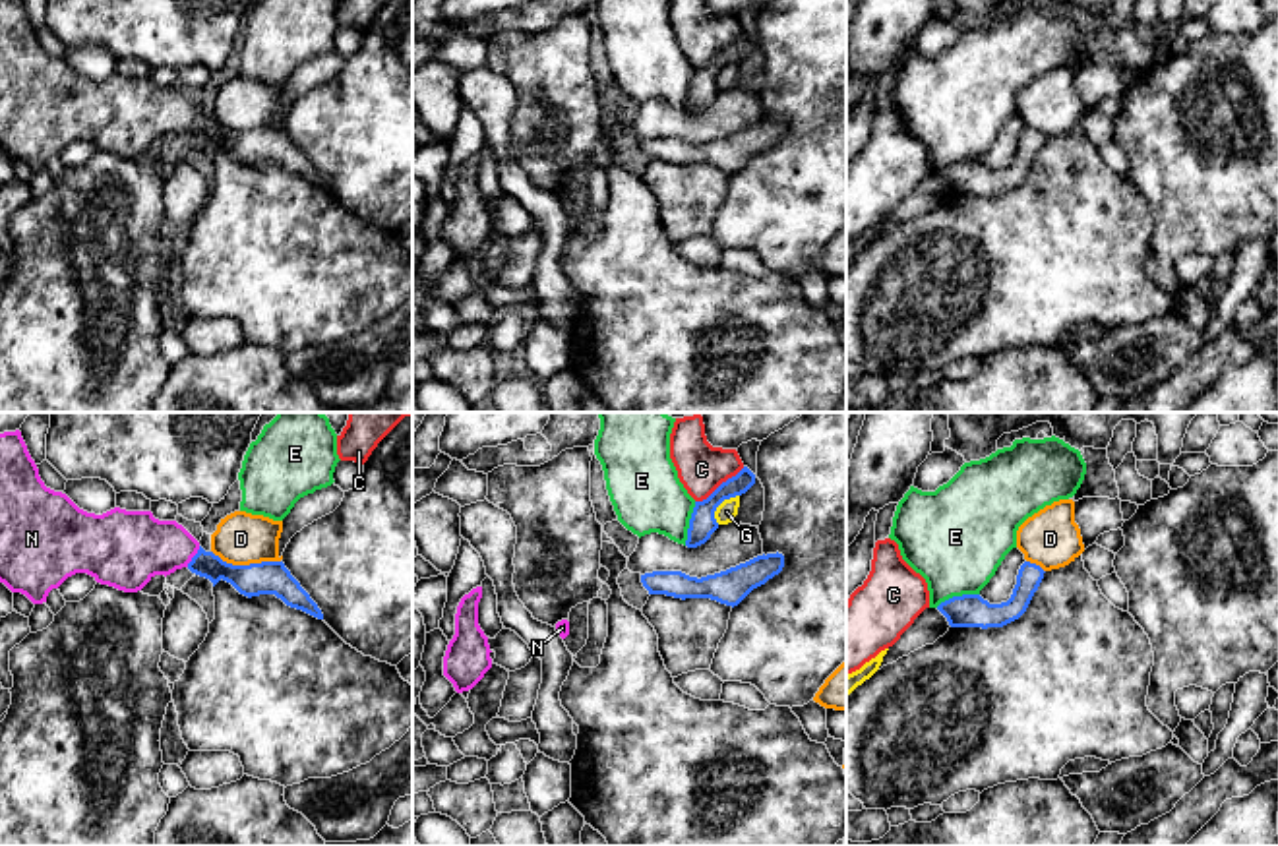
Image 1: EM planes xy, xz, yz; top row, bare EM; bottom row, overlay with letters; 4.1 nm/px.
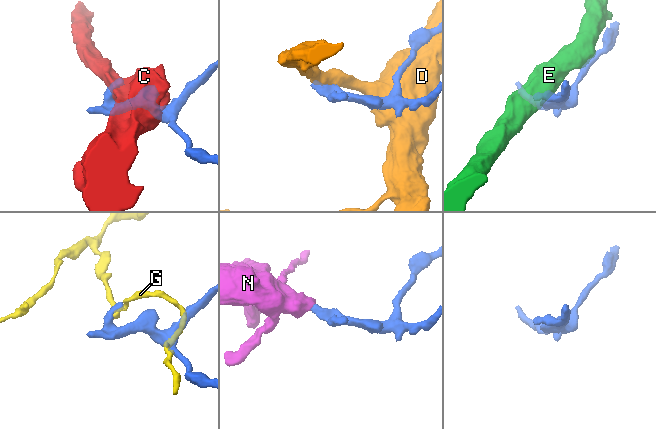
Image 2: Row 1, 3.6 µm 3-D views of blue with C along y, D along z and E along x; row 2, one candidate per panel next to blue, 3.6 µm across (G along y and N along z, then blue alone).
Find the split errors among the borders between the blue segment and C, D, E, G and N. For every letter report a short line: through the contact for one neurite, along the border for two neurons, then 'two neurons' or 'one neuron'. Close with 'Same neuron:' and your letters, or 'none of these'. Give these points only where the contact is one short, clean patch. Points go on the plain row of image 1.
C: xz (744, 33), (696, 68) | two neurons
D: two neurons
E: xz (696, 68), (684, 111) | two neurons
G: xz (738, 60), (717, 74), (717, 90) | two neurons
N: xy (248, 146), (215, 136), (194, 122), (171, 113), (136, 113) | one neuron
Same neuron: N

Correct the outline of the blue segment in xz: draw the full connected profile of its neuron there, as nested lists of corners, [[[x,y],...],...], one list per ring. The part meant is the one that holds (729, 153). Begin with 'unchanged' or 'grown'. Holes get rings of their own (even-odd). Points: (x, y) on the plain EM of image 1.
unchanged | [[[763,120],[726,137],[689,143],[682,137],[653,137],[641,141],[649,161],[666,161],[674,165],[711,165],[726,172],[738,172],[753,155],[765,151],[784,134],[782,120]]]

